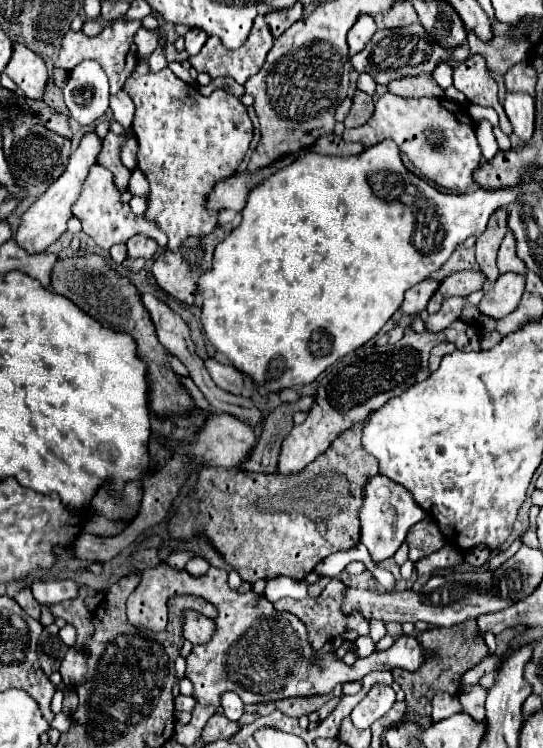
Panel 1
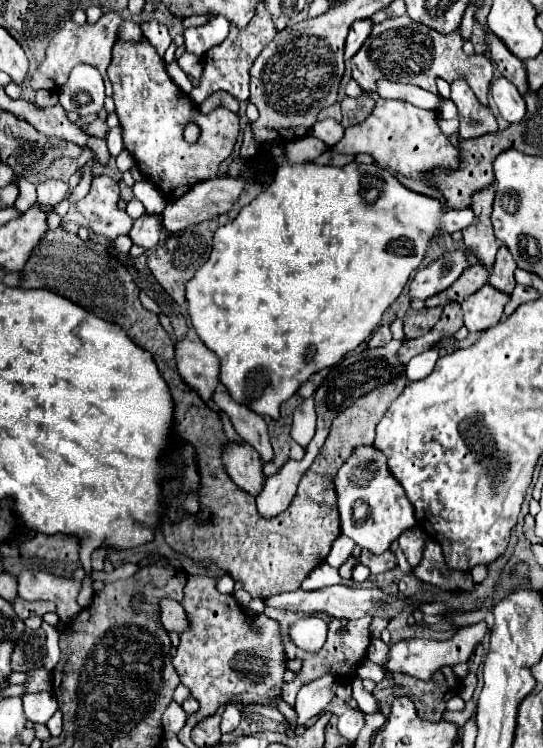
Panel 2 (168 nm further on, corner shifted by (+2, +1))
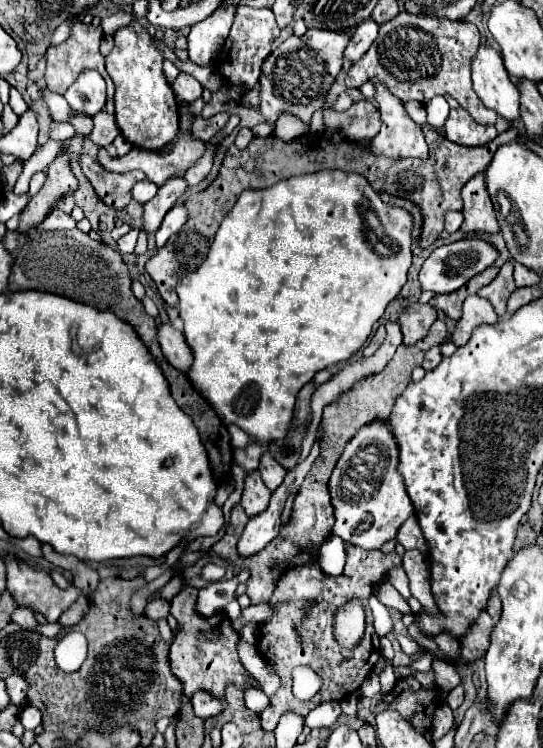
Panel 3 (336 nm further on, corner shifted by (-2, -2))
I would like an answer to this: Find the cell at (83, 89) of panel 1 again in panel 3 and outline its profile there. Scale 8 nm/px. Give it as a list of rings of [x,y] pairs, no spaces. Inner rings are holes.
[[[85,70],[65,92],[65,100],[73,110],[83,110],[95,116],[105,108],[105,80],[99,72]]]

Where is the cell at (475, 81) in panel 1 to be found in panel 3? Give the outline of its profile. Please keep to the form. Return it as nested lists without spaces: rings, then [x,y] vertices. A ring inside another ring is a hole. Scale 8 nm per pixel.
[[[463,108],[451,110],[447,122],[443,124],[443,130],[445,130],[445,138],[459,146],[485,146],[491,140],[495,140],[499,134],[495,126],[477,124]]]

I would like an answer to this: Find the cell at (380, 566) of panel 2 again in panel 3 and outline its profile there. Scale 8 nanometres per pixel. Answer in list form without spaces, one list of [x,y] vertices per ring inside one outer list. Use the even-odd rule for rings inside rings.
[[[347,546],[347,564],[345,564],[343,574],[339,574],[339,576],[325,576],[317,562],[295,566],[295,568],[289,568],[285,572],[285,576],[281,574],[273,596],[269,598],[269,604],[271,604],[271,608],[275,608],[275,612],[267,622],[261,624],[261,634],[267,644],[263,658],[269,666],[273,664],[275,674],[281,678],[279,690],[273,696],[269,696],[269,706],[259,714],[263,730],[267,730],[267,732],[273,730],[277,726],[279,716],[285,710],[293,710],[301,716],[307,716],[309,710],[313,710],[321,702],[341,700],[343,696],[349,696],[373,672],[375,662],[381,656],[379,636],[375,634],[373,626],[371,624],[367,626],[367,632],[357,648],[347,650],[347,648],[341,648],[337,644],[337,640],[333,638],[331,618],[335,616],[335,610],[341,604],[345,604],[345,598],[349,598],[349,596],[361,596],[361,600],[367,608],[367,600],[373,594],[373,586],[381,578],[385,578],[387,572],[397,564],[401,564],[401,556],[397,552],[391,552],[391,554],[383,554],[379,550],[365,552],[357,546]],[[305,602],[311,602],[311,606],[313,606],[307,616],[301,614],[301,608]],[[301,664],[313,668],[323,680],[321,690],[317,692],[317,696],[313,696],[311,702],[295,700],[295,696],[291,692],[291,670]]]

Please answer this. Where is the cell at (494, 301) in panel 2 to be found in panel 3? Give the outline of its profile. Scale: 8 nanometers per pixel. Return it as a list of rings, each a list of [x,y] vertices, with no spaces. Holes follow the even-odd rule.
[[[473,294],[463,302],[463,316],[451,334],[451,342],[455,346],[463,346],[467,344],[467,340],[471,338],[471,332],[477,326],[495,324],[495,322],[499,322],[499,316],[495,314],[493,306],[485,298],[479,298],[477,294]]]

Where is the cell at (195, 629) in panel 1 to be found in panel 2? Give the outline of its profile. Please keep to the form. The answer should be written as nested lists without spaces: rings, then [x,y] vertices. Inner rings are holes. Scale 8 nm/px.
[[[173,599],[161,601],[161,623],[167,631],[183,633],[185,629],[189,629],[189,617],[187,617],[183,605]]]

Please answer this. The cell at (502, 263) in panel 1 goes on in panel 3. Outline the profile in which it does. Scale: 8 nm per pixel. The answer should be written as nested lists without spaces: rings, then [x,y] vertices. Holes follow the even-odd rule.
[[[505,262],[497,274],[497,278],[487,284],[485,288],[481,288],[477,292],[477,296],[485,298],[491,302],[491,306],[495,308],[497,316],[503,318],[507,312],[505,312],[505,304],[507,304],[507,296],[515,290],[515,282],[513,282],[513,264],[511,262]]]

